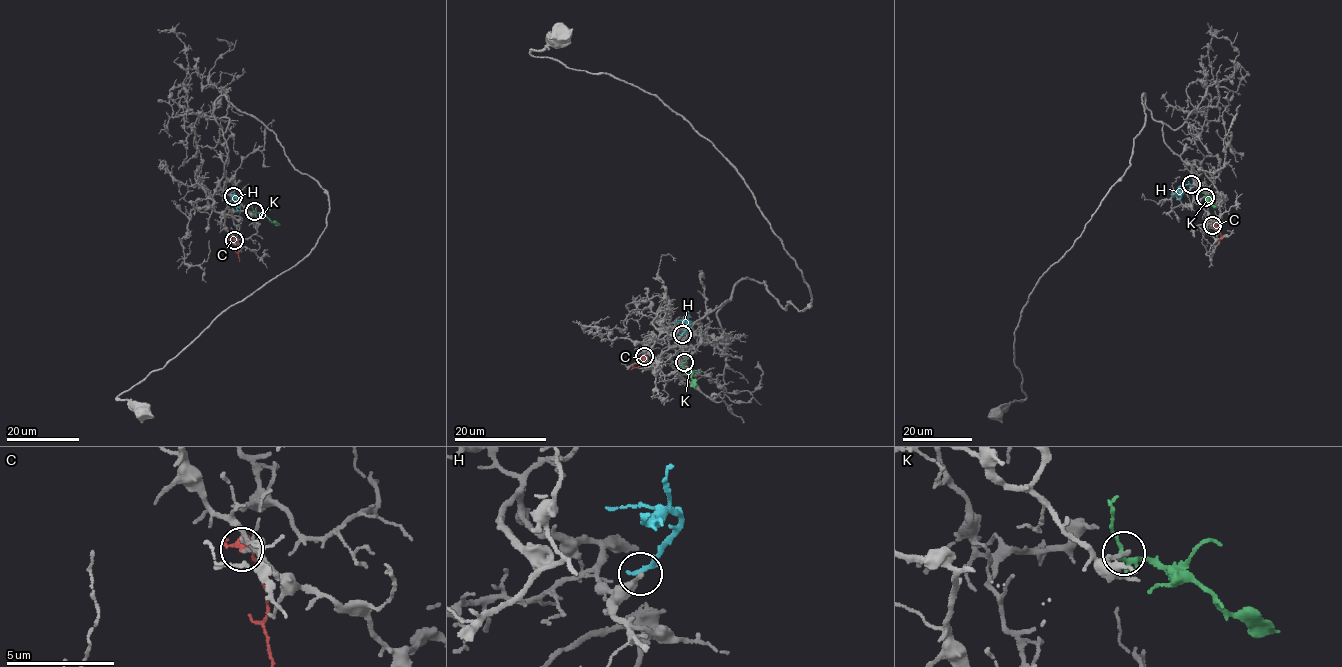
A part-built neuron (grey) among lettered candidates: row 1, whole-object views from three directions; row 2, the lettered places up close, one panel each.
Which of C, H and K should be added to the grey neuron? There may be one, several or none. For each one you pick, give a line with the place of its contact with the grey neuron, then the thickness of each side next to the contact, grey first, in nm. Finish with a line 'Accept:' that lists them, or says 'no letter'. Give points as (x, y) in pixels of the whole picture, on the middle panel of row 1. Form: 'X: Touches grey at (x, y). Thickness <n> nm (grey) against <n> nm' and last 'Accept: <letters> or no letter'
K: Touches grey at (684, 362). Thickness 200 nm (grey) against 150 nm
Accept: K

